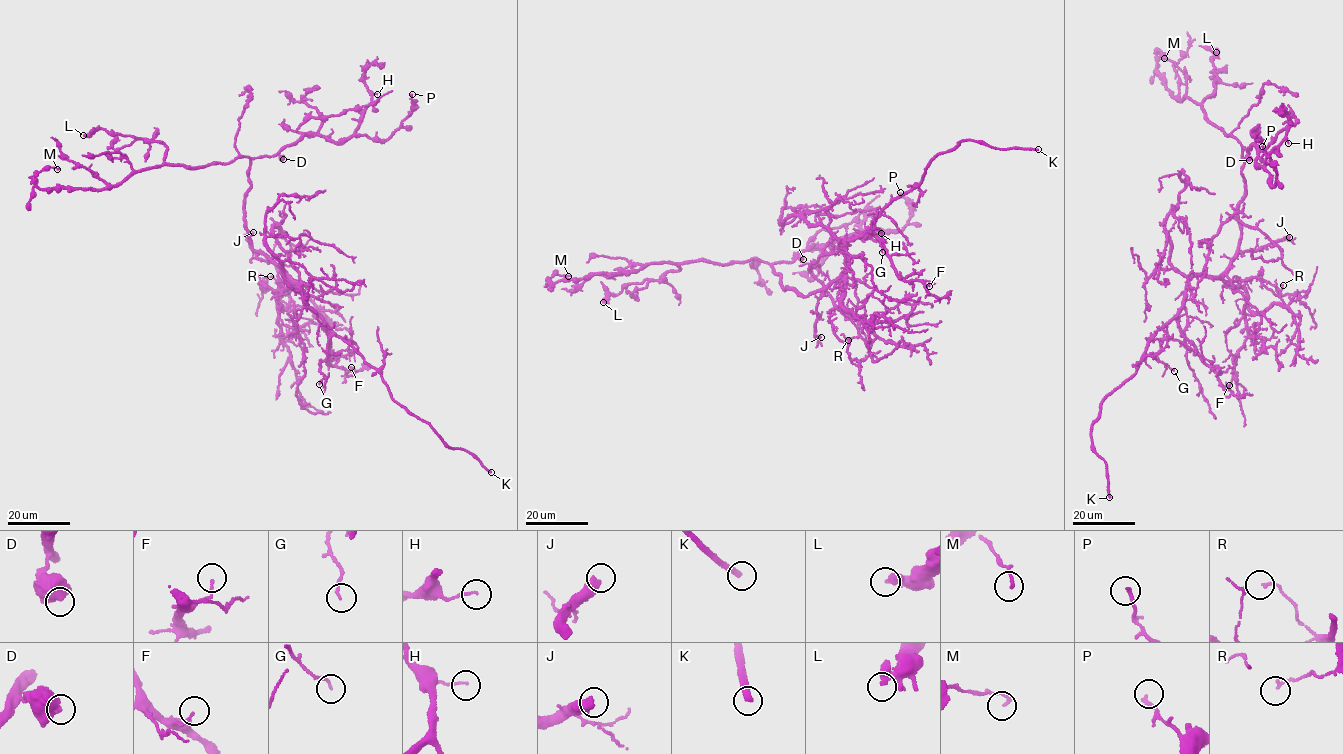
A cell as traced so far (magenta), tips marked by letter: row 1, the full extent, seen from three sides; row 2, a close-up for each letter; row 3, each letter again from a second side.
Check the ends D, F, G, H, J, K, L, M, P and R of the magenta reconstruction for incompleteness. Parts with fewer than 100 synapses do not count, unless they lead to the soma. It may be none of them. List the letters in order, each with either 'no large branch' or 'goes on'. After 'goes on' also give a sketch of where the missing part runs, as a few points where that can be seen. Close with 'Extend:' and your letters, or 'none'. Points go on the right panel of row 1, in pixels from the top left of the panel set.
D: no large branch
F: no large branch
G: no large branch
H: no large branch
J: goes on | (1289, 237), (1302, 225), (1317, 198), (1325, 152), (1312, 115), (1300, 97)
K: goes on | (1109, 497), (1117, 509), (1124, 506), (1126, 510)
L: no large branch
M: no large branch
P: no large branch
R: no large branch
Extend: J, K

